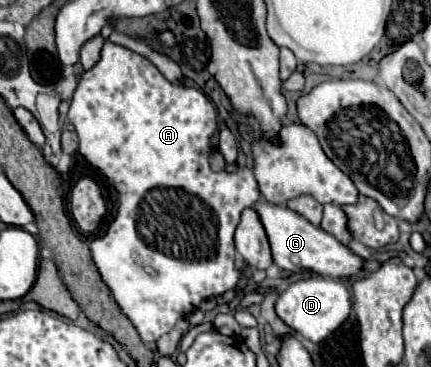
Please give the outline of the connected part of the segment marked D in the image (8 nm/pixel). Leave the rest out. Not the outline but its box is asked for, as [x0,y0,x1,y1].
[275,275,351,343]

